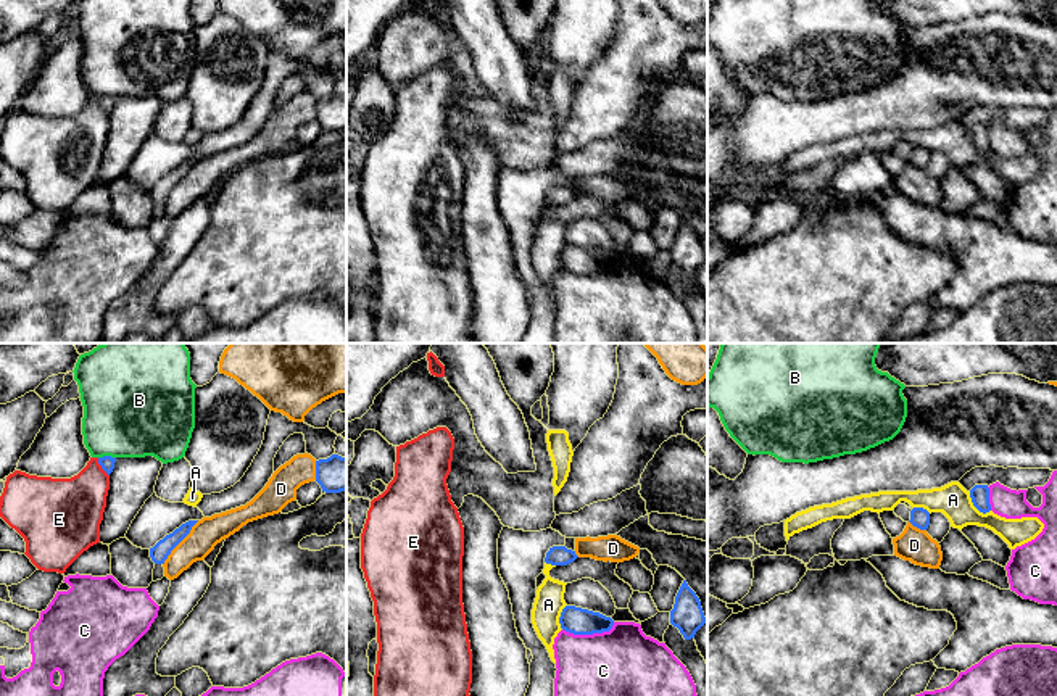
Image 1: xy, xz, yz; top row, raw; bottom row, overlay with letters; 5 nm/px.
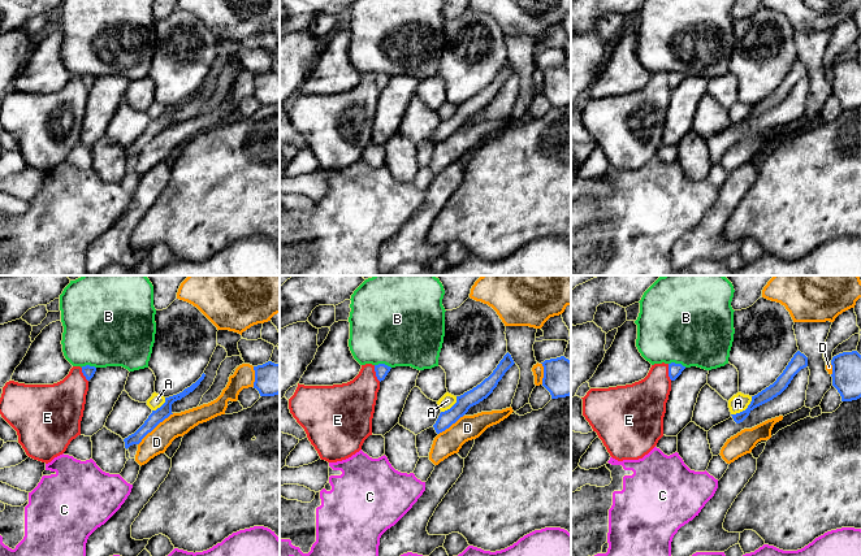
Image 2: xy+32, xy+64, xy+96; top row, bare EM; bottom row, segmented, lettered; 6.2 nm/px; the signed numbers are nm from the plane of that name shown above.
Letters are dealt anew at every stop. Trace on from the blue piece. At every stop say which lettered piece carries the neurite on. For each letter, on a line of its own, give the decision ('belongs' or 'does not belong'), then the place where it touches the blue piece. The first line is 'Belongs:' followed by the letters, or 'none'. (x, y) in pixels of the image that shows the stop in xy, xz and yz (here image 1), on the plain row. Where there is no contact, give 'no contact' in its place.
Belongs: A
A: belongs | yz (975, 145)
B: does not belong | xy (107, 95)
C: does not belong | xz (588, 273)
D: does not belong | xy (179, 181)
E: does not belong | xy (102, 107)

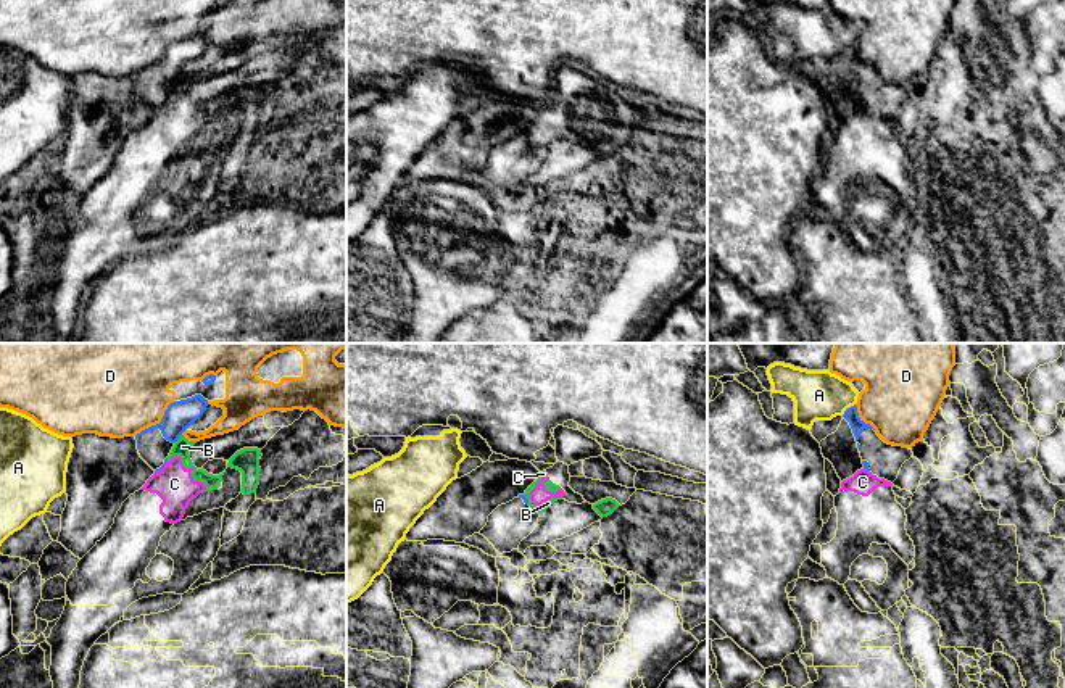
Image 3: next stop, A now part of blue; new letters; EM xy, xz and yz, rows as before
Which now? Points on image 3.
Belongs: none
A: does not belong | yz (848, 47)
B: does not belong | xy (178, 78)
C: does not belong | xy (161, 107)
D: does not belong | xy (157, 63)

